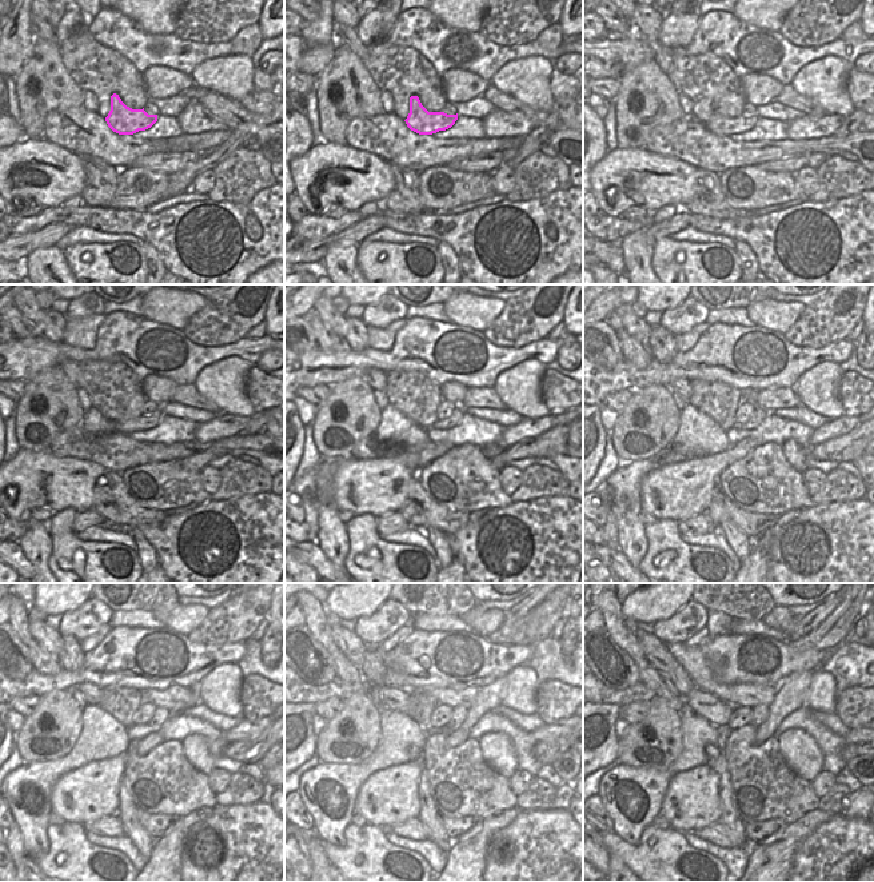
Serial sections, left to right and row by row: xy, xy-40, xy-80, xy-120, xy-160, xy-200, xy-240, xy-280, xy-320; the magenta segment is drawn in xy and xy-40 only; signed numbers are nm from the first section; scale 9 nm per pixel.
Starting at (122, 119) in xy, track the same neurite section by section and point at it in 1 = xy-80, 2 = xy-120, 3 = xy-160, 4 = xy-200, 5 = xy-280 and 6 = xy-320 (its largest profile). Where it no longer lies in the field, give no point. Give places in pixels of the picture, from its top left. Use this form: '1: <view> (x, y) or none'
1: xy-80 (718, 124)
2: xy-120 (150, 422)
3: xy-160 (458, 414)
4: xy-200 (759, 414)
5: xy-280 (461, 713)
6: xy-320 (759, 713)

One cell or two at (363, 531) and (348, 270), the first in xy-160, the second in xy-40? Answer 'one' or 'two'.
two

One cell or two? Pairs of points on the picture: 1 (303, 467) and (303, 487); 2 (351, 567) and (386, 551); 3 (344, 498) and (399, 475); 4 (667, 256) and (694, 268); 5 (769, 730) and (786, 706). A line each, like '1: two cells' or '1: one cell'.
1: two cells
2: one cell
3: one cell
4: one cell
5: one cell

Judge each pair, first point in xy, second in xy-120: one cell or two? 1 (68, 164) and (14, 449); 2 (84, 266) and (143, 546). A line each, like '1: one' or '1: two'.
1: two
2: two

